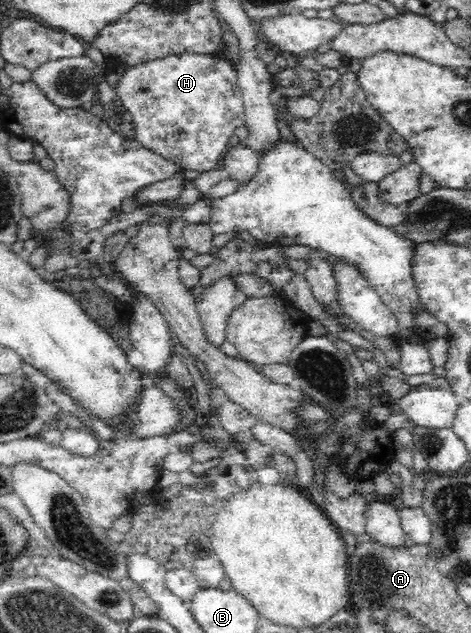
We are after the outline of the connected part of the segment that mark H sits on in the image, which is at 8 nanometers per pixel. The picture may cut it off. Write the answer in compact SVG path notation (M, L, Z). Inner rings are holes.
M211 53L168 55L163 59L142 63L140 66L130 66L113 88L125 109L132 115L136 140L143 147L173 160L183 171L194 170L202 173L213 170L235 129L243 125L244 103L242 91L238 86L236 66Z

